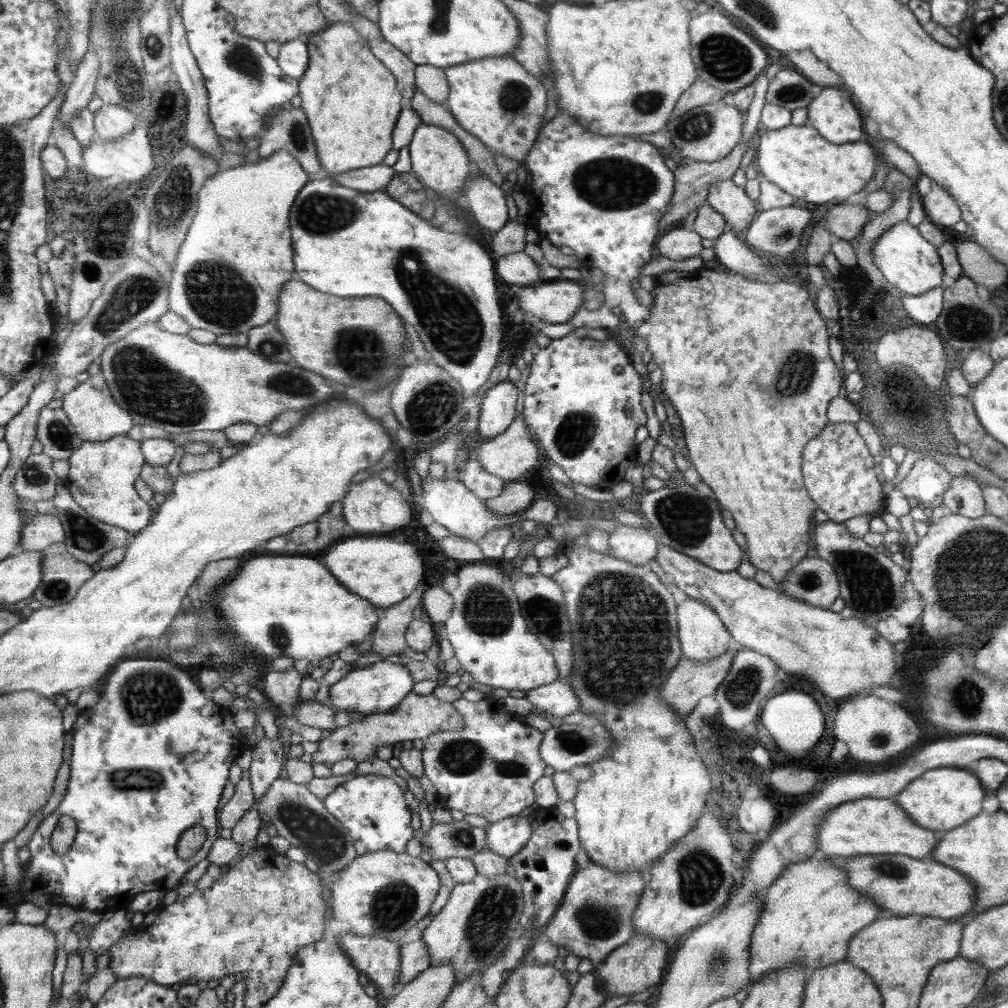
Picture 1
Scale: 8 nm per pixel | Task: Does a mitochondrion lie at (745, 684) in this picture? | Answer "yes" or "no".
yes

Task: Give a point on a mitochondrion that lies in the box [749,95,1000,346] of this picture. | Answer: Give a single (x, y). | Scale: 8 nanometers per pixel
(955, 318)

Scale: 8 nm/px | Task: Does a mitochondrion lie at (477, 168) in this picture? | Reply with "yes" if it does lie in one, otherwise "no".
no

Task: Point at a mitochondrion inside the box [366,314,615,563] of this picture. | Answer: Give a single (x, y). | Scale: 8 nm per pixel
(428, 411)

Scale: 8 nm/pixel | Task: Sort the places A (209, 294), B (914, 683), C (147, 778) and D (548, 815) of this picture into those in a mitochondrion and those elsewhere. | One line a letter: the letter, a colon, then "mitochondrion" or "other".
A: mitochondrion
B: other
C: mitochondrion
D: other

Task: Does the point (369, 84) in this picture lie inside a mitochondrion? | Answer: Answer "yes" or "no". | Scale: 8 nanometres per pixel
no

